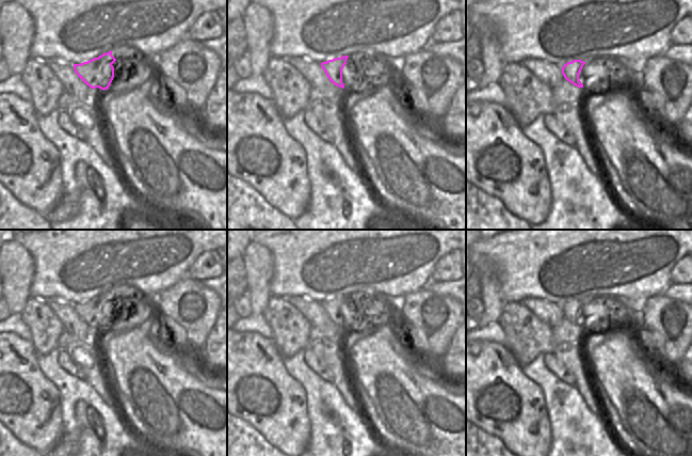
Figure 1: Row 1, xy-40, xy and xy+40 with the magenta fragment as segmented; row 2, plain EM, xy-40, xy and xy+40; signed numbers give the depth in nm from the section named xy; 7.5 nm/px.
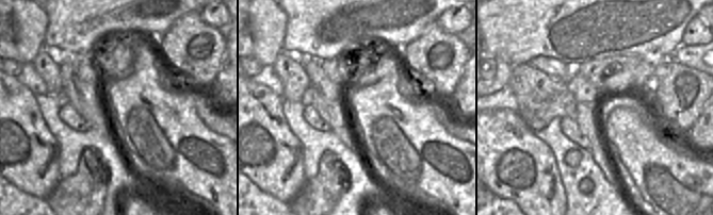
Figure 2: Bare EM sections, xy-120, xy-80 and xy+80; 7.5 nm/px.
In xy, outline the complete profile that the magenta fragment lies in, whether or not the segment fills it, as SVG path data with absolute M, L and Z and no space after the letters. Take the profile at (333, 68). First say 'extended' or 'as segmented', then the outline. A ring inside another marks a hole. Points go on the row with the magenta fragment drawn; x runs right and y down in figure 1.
extended; M343 56L321 63L329 81L347 92L353 87L352 78L356 70L369 68L376 63L372 58L356 58L354 60L348 58L348 56Z

